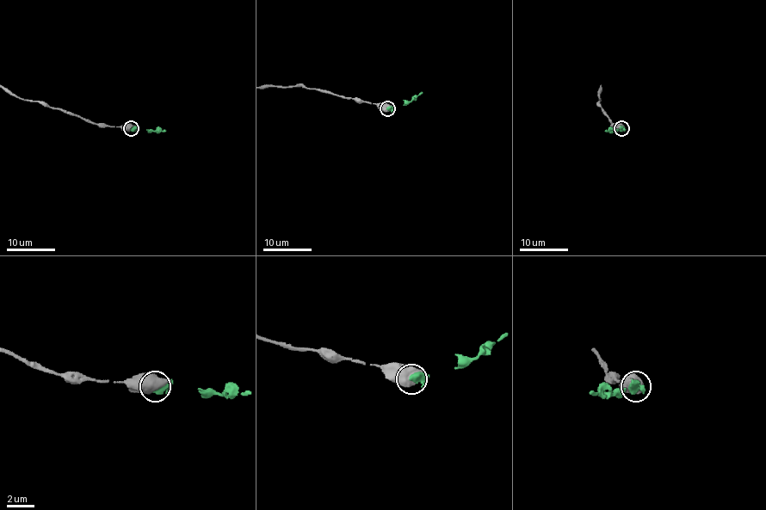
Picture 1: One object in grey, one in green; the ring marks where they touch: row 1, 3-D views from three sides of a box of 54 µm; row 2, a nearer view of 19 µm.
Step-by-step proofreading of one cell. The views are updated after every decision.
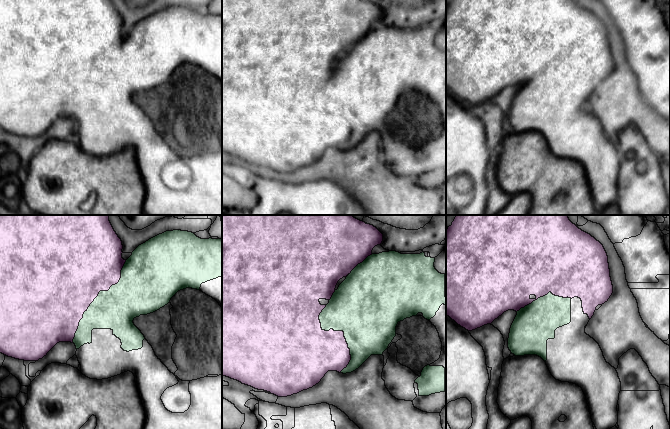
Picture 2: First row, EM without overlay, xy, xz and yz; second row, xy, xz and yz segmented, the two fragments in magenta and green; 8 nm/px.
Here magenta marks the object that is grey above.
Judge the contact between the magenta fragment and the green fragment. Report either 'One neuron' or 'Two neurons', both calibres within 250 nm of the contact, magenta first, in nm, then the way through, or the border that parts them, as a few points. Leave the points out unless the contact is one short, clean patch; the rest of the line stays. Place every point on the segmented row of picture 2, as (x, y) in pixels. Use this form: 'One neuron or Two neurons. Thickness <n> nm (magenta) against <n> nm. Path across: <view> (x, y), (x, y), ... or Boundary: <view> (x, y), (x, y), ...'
One neuron. Thickness 500 nm (magenta) against 320 nm

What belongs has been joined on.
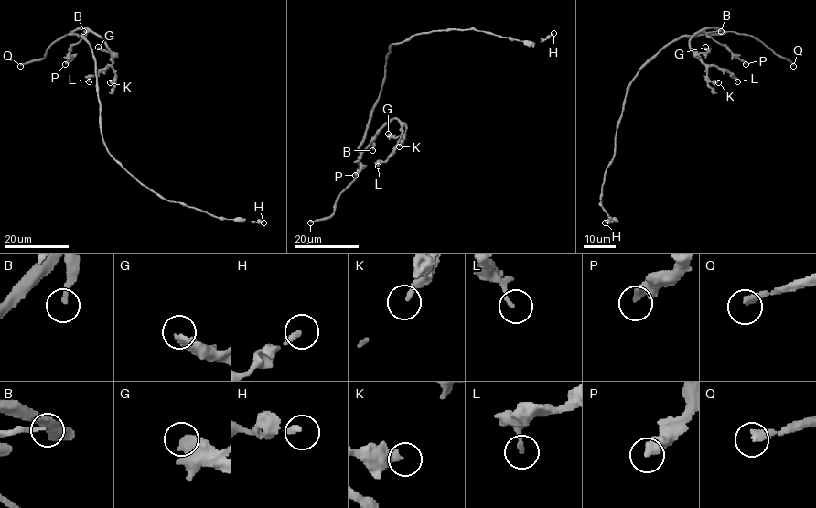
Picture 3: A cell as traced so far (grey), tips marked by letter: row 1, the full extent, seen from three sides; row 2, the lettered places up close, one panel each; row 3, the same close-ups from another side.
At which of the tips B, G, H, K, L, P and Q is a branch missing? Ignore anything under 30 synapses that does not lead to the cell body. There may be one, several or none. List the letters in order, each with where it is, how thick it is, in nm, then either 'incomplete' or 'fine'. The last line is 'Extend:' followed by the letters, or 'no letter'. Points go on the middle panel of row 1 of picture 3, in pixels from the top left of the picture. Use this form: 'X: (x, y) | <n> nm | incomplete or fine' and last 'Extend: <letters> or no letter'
B: (372, 150) | 170 nm | fine
G: (388, 134) | 500 nm | fine
H: (553, 33) | 240 nm | fine
K: (399, 146) | 280 nm | fine
L: (378, 166) | 170 nm | fine
P: (355, 175) | 340 nm | fine
Q: (310, 222) | 340 nm | incomplete
Extend: Q

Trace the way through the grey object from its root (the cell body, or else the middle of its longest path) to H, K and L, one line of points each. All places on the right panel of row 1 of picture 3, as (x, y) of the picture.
H: (628, 91), (616, 133), (614, 156), (606, 168), (601, 188), (601, 204), (608, 217), (614, 220), (605, 222)
K: (628, 91), (636, 73), (671, 43), (721, 33), (703, 27), (690, 47), (707, 78), (718, 82)
L: (628, 91), (636, 73), (671, 43), (721, 33), (703, 27), (691, 39), (691, 48), (737, 81)

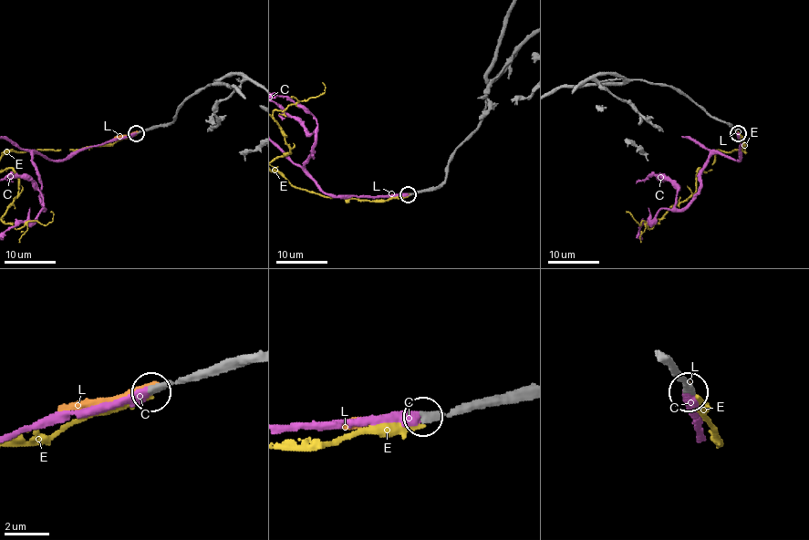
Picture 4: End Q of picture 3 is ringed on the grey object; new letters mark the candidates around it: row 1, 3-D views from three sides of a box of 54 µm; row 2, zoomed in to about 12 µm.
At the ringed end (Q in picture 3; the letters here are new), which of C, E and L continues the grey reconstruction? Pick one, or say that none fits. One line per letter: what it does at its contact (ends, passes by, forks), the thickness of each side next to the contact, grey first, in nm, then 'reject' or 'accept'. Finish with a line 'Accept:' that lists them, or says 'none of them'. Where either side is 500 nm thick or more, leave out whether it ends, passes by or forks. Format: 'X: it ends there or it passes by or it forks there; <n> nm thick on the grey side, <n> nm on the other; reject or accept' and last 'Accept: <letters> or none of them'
C: it ends there; 360 nm thick on the grey side, 440 nm on the other; accept
E: it ends there; 340 nm thick on the grey side, 260 nm on the other; reject
L: it ends there; 360 nm thick on the grey side, 180 nm on the other; reject
Accept: C

